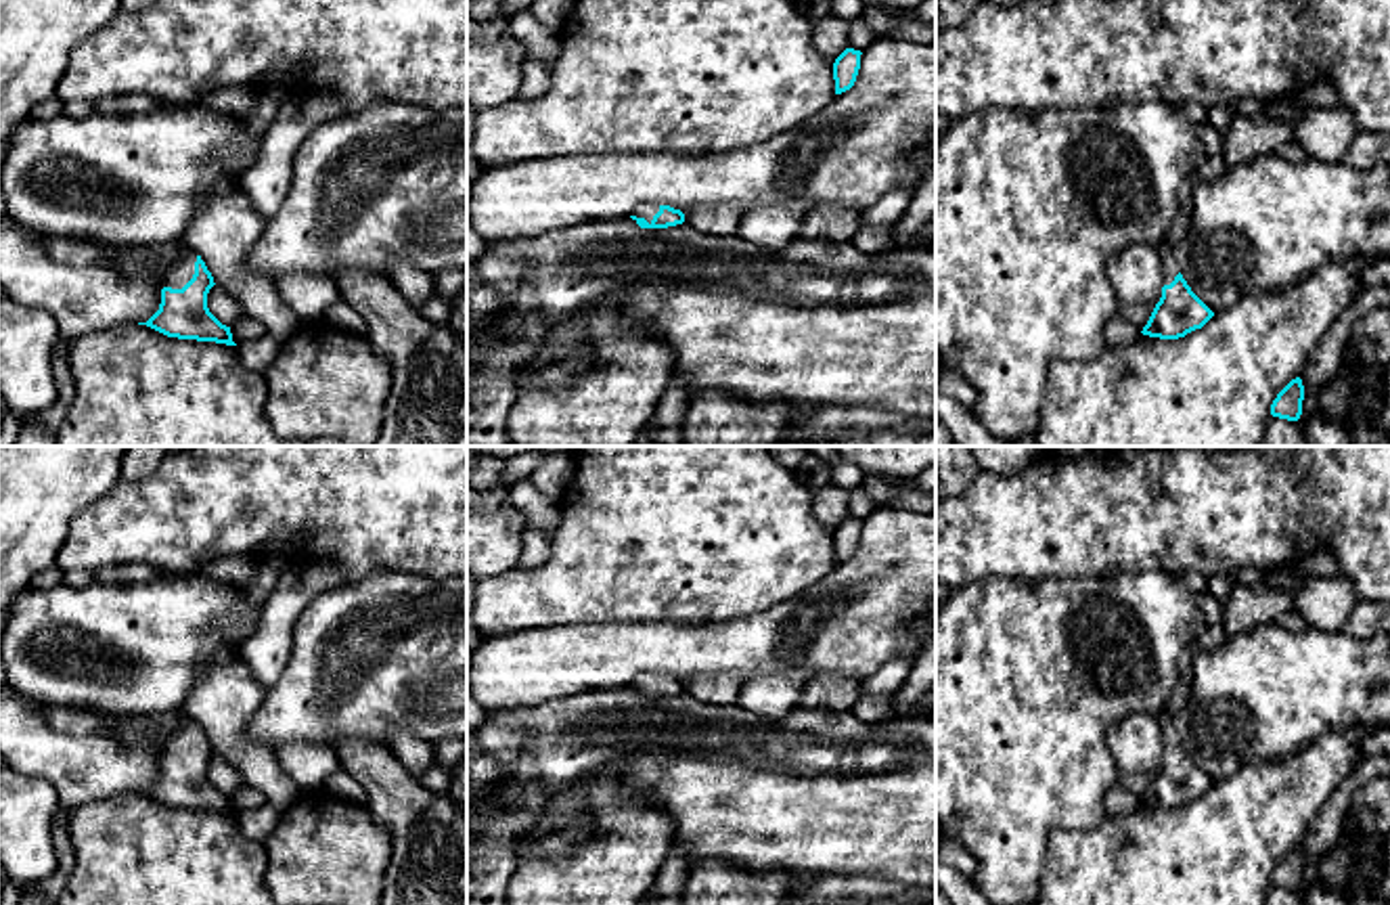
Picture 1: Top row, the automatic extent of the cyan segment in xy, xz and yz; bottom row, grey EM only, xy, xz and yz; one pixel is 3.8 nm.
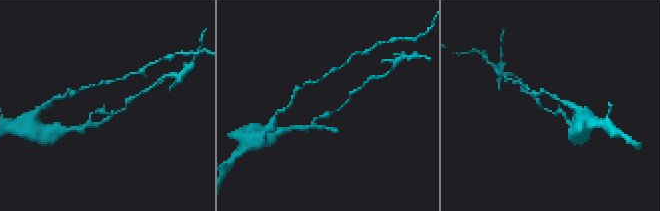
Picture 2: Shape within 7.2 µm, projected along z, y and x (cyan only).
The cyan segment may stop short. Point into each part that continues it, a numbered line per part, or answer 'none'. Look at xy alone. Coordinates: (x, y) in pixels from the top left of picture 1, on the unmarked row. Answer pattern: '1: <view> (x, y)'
1: xy (181, 742)

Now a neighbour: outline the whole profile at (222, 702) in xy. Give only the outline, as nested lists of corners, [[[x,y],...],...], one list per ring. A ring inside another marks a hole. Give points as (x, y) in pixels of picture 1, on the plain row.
[[[220,654],[184,702],[186,714],[205,731],[214,752],[257,788],[278,813],[304,790],[283,771],[274,750],[245,735],[266,689],[234,654]]]

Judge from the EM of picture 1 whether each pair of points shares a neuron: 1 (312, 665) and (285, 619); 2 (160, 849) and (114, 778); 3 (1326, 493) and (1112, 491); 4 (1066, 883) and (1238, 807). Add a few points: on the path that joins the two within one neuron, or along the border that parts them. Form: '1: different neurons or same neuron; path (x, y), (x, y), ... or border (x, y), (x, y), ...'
1: different neurons; border (323, 591), (302, 610), (277, 677)
2: different neurons; border (137, 792), (93, 799), (76, 807)
3: same neuron; path (1273, 493), (1164, 493)
4: same neuron; path (1108, 883), (1156, 883), (1196, 849)

